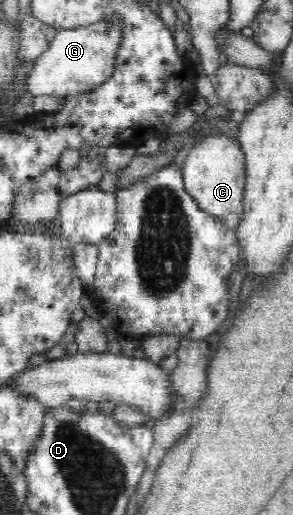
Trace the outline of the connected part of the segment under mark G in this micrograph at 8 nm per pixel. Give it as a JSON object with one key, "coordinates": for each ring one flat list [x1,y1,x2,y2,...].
{"coordinates":[[118,18,95,22,91,26,57,30,49,48,27,72,25,90,33,96,49,94,62,98,90,94,114,73,115,57,121,41,122,22]]}

